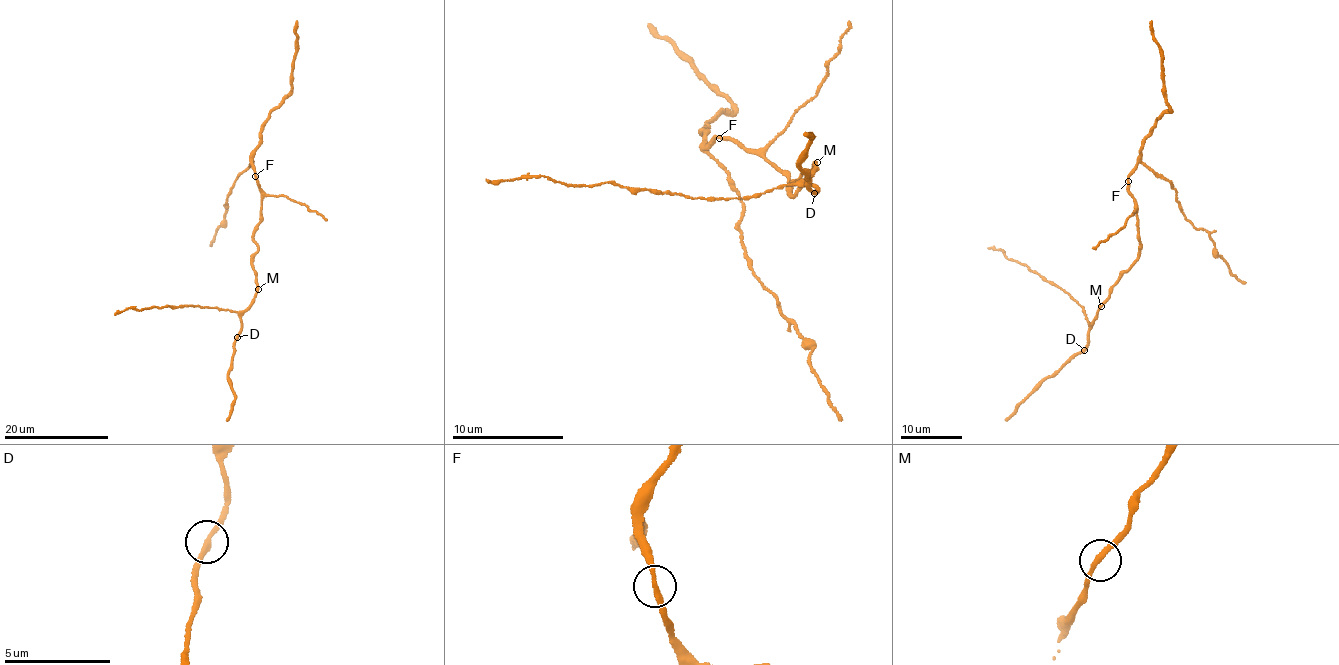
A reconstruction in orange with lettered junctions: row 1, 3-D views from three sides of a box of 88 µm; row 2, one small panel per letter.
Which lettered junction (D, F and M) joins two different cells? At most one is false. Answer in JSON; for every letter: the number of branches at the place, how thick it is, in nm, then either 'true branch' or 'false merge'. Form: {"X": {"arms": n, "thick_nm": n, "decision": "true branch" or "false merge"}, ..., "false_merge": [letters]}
{"D": {"arms": 2, "thick_nm": 240, "decision": "true branch"}, "F": {"arms": 2, "thick_nm": 240, "decision": "true branch"}, "M": {"arms": 2, "thick_nm": 240, "decision": "true branch"}, "false_merge": []}

